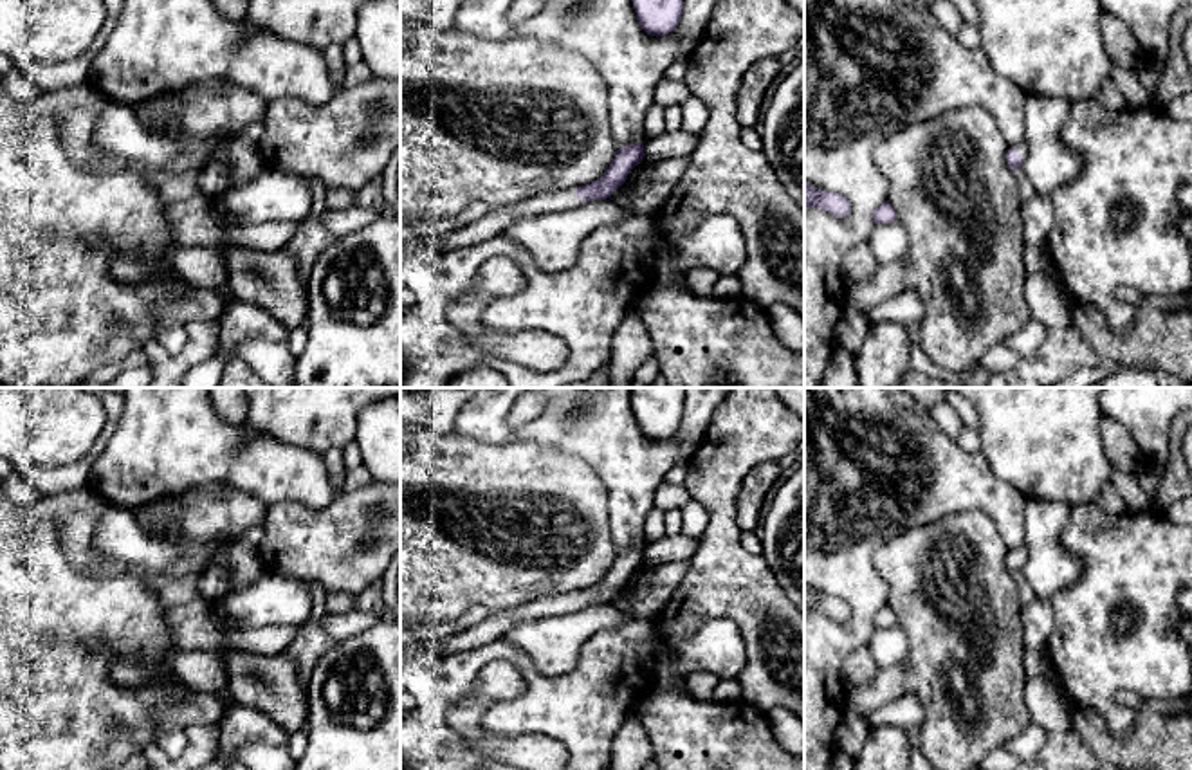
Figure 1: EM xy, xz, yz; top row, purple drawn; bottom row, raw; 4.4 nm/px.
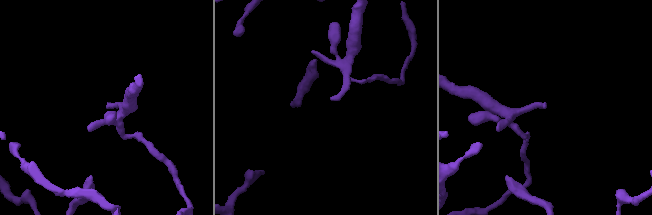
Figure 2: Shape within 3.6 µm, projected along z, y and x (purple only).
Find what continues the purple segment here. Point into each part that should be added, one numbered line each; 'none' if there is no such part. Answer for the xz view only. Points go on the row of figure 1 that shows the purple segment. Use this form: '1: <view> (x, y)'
1: xz (498, 219)

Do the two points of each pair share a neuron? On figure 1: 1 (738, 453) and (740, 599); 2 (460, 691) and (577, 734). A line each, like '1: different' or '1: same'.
1: same
2: same

